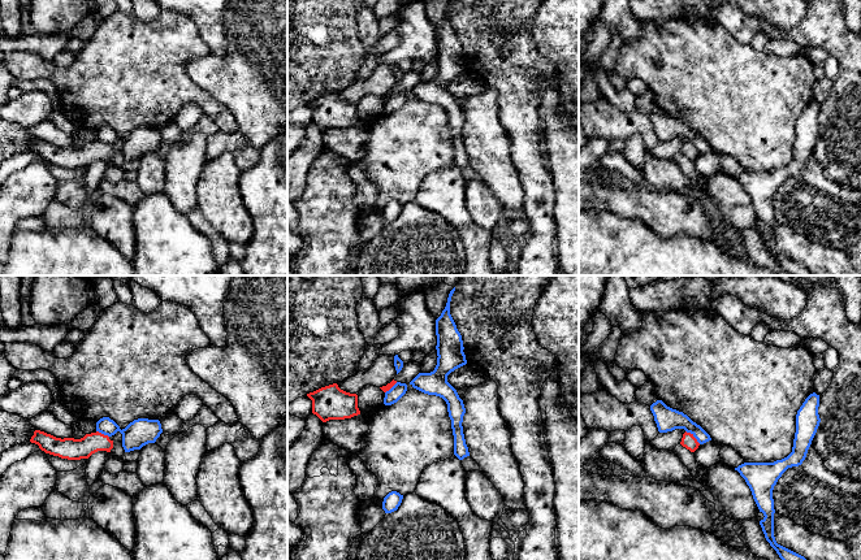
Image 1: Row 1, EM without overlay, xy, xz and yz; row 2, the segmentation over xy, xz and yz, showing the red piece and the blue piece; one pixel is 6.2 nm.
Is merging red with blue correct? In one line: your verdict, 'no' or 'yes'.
no

